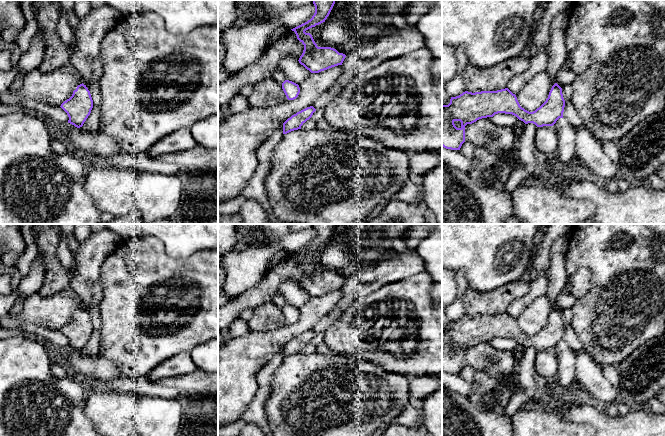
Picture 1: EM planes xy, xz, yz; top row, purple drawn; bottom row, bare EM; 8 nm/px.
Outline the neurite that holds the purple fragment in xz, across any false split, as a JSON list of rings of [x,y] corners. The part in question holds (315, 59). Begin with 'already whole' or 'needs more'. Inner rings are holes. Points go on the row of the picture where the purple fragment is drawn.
already whole; [[[313,0],[315,13],[307,22],[291,29],[304,45],[299,63],[311,73],[319,73],[329,68],[342,65],[346,55],[331,47],[318,47],[312,35],[305,31],[319,25],[327,19],[336,0]]]

